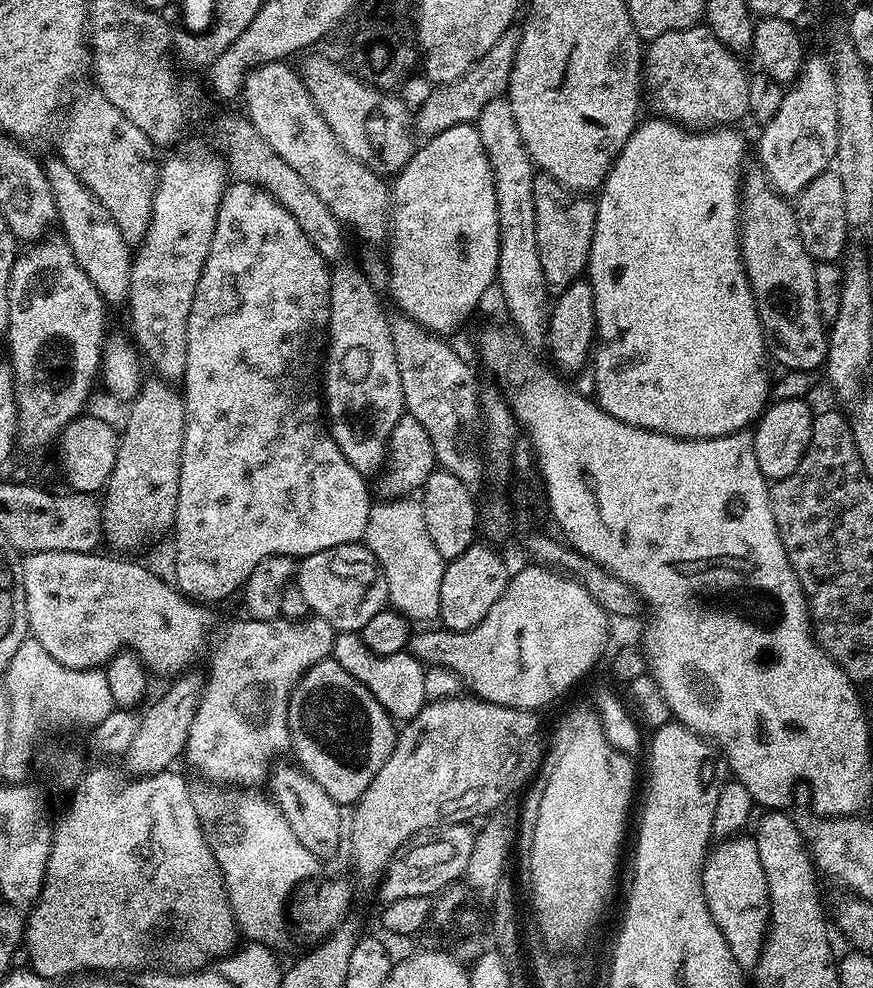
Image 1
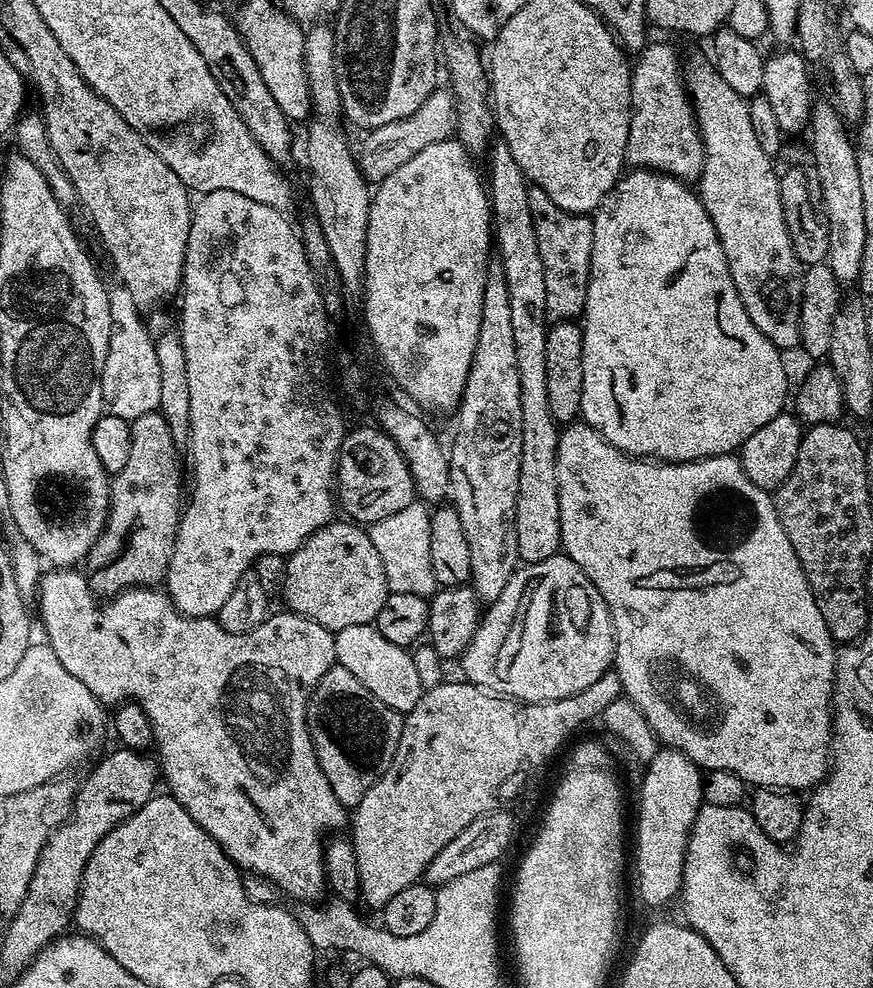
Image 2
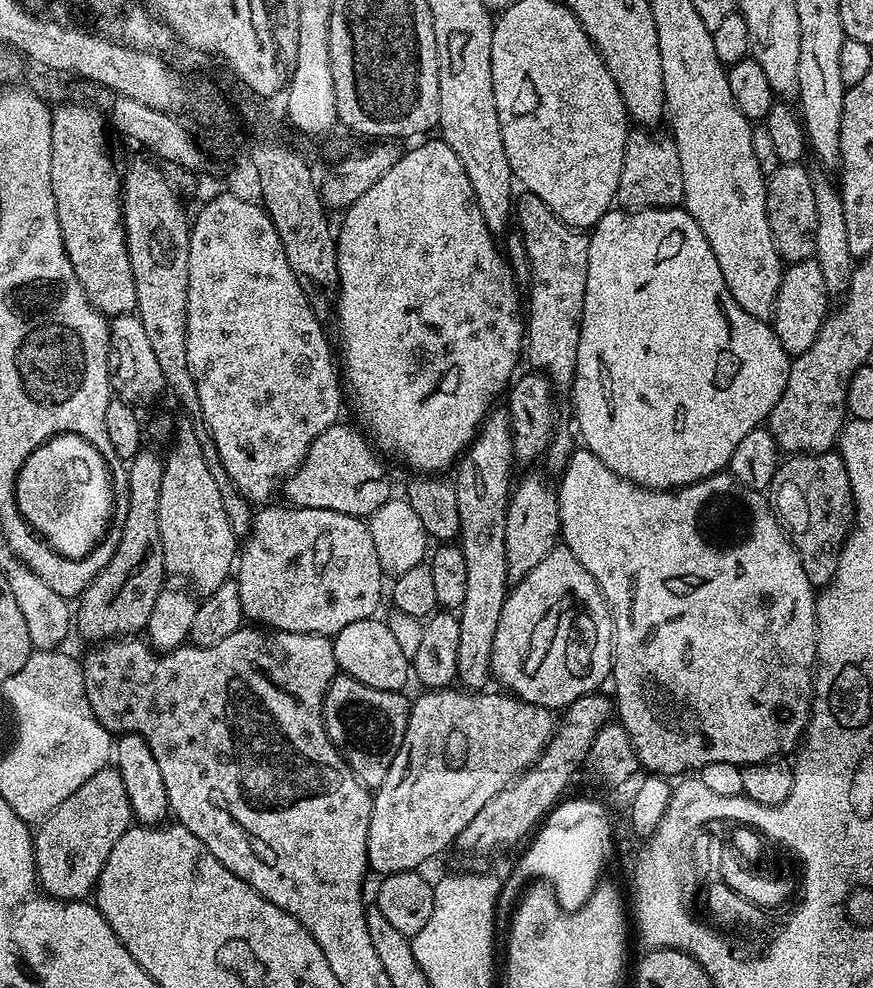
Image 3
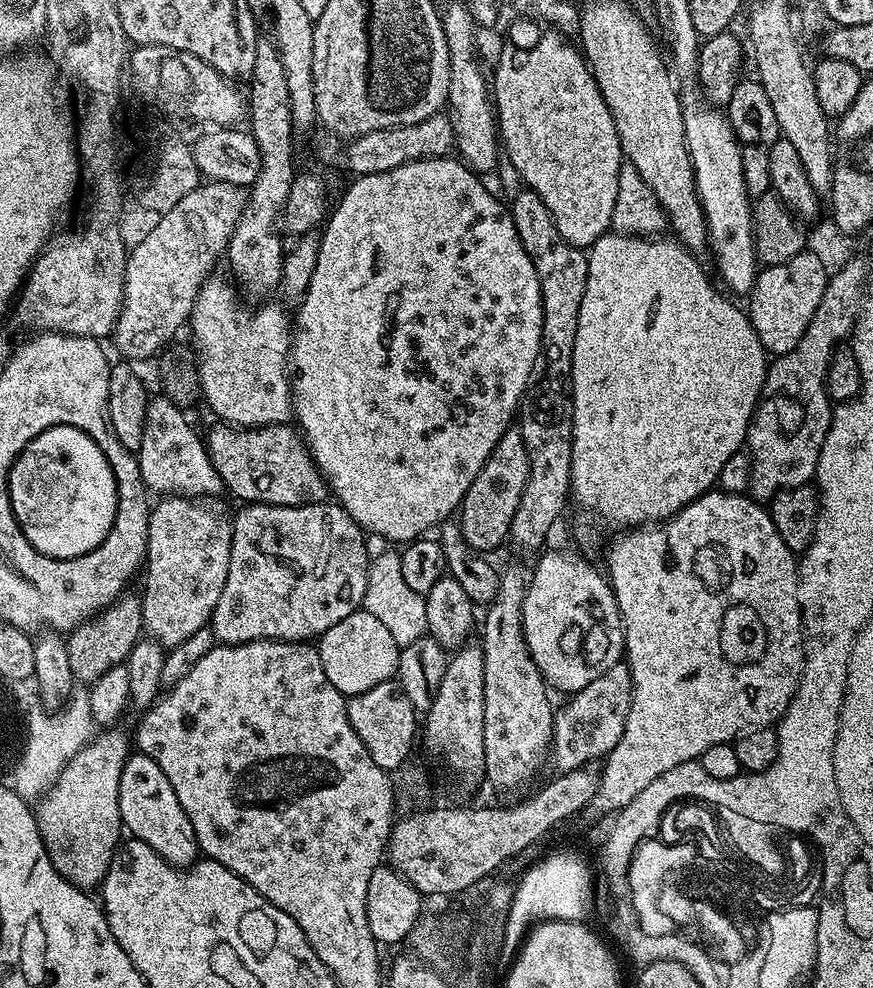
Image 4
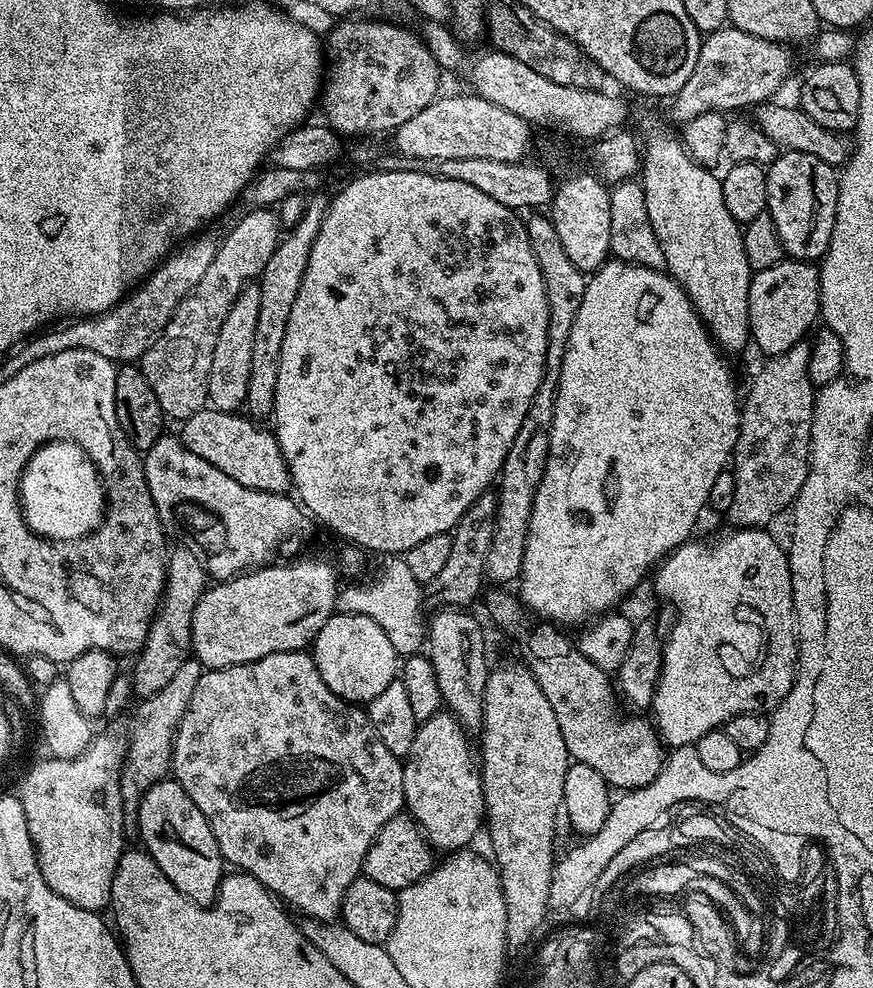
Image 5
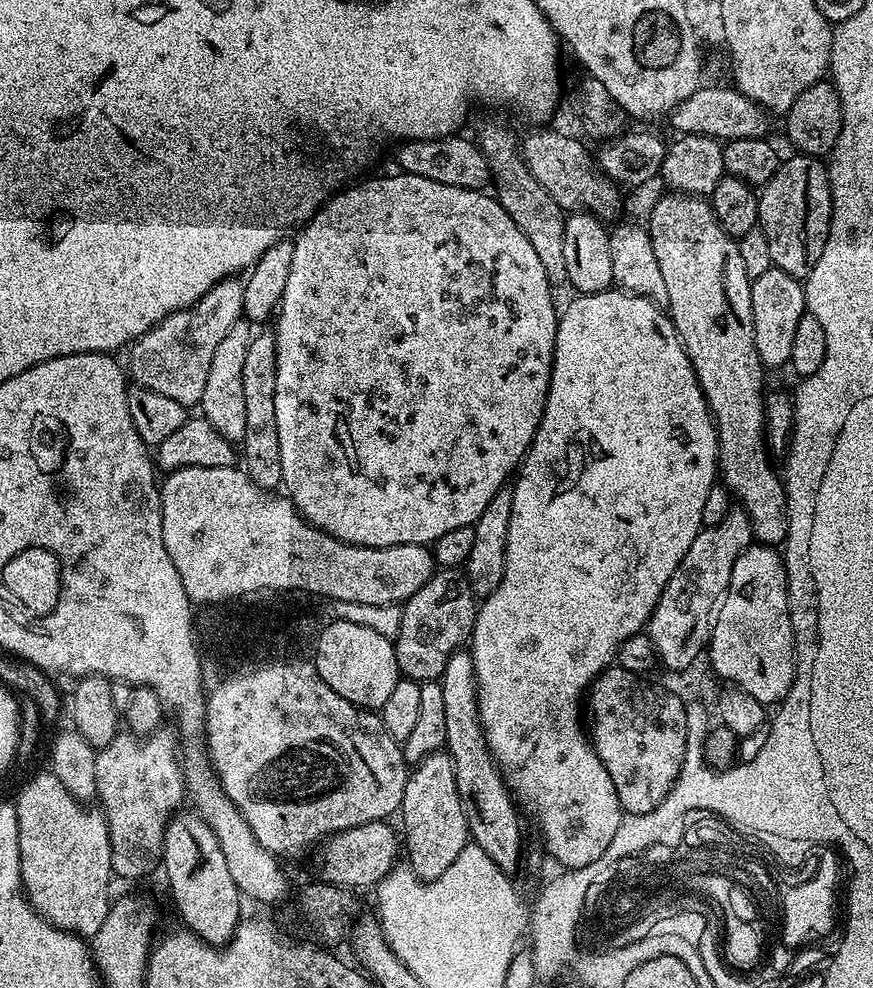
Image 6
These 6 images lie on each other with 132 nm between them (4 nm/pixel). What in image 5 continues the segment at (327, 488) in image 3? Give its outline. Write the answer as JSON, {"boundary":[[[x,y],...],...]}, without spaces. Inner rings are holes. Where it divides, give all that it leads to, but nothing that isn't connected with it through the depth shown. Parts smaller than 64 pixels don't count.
{"boundary":[[[206,406],[179,425],[178,435],[180,443],[186,446],[186,450],[190,450],[190,454],[206,458],[210,466],[218,466],[218,470],[234,478],[234,482],[242,482],[242,486],[250,490],[287,493],[292,475],[288,473],[286,458],[278,446],[276,433],[269,429],[267,432],[256,424],[259,423],[253,422],[247,415],[220,412]]]}

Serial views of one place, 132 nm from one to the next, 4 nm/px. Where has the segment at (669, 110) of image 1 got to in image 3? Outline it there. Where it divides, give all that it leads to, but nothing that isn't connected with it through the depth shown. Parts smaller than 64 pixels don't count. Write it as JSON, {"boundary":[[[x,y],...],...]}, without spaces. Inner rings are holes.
{"boundary":[[[632,130],[626,138],[622,158],[622,178],[618,178],[616,200],[625,209],[678,208],[684,202],[682,162],[678,162],[678,146],[671,135],[655,136],[652,130]]]}

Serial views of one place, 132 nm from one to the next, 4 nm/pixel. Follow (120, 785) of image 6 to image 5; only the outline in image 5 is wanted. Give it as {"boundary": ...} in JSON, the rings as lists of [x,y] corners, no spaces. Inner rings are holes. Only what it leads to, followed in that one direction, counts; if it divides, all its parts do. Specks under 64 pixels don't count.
{"boundary":[[[189,658],[182,662],[178,674],[174,674],[158,694],[139,701],[140,705],[132,716],[132,729],[126,732],[128,749],[124,755],[124,769],[120,772],[125,817],[135,817],[146,790],[169,775],[174,764],[174,745],[178,740],[180,719],[182,714],[186,714],[186,706],[190,706],[190,698],[194,698],[194,686],[198,686],[198,678],[202,678],[204,671],[199,660]]]}

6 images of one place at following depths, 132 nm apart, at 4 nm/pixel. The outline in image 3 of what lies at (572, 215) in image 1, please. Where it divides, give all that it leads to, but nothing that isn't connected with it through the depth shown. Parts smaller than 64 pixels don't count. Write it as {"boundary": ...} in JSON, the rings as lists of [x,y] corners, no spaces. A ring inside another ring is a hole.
{"boundary":[[[521,191],[514,200],[514,216],[520,225],[518,231],[526,246],[528,274],[532,290],[526,296],[526,360],[537,372],[543,372],[552,382],[553,389],[571,389],[576,379],[578,362],[578,338],[582,334],[582,306],[586,302],[586,266],[588,265],[589,233],[571,228],[552,213],[550,206],[538,198],[538,194]]]}

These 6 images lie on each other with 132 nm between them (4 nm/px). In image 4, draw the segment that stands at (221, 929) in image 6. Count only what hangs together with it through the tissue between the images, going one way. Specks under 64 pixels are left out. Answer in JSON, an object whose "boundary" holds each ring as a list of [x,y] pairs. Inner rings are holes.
{"boundary":[[[129,755],[122,766],[122,782],[118,786],[120,823],[129,837],[146,842],[164,861],[183,870],[191,868],[202,853],[198,834],[194,834],[194,826],[190,826],[190,818],[182,810],[182,802],[178,802],[178,794],[174,794],[174,786],[170,786],[164,769],[163,763],[148,756]]]}

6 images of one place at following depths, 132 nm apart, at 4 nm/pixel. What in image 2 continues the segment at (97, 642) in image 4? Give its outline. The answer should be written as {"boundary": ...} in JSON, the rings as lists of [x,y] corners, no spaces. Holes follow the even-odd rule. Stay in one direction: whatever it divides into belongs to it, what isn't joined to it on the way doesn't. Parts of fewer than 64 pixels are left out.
{"boundary":[[[158,410],[143,414],[138,419],[131,421],[132,429],[130,430],[130,455],[127,458],[126,466],[122,466],[122,470],[118,470],[111,477],[110,483],[110,510],[108,511],[108,521],[102,530],[100,537],[96,539],[96,544],[88,553],[86,561],[87,571],[90,573],[90,583],[93,592],[101,598],[114,596],[118,592],[123,592],[125,588],[139,588],[141,586],[156,586],[161,583],[168,575],[168,567],[170,566],[170,554],[176,545],[176,535],[178,534],[178,526],[180,525],[180,514],[182,511],[182,492],[180,496],[180,452],[181,449],[174,442],[174,434],[170,434],[170,426],[166,424],[166,418]]]}

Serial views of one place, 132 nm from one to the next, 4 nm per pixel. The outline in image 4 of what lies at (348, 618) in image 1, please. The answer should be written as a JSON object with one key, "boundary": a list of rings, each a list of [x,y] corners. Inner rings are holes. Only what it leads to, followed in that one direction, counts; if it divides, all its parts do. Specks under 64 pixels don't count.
{"boundary":[[[325,502],[322,504],[299,504],[298,506],[278,506],[277,504],[248,504],[241,507],[241,510],[237,516],[234,516],[232,520],[232,545],[230,546],[230,570],[226,574],[226,586],[222,586],[222,595],[218,597],[218,606],[214,606],[212,611],[212,618],[210,621],[210,627],[213,634],[216,635],[217,641],[220,644],[245,644],[246,642],[254,642],[255,640],[295,640],[297,642],[308,642],[313,638],[320,637],[323,632],[330,630],[330,626],[338,626],[338,622],[342,622],[342,618],[350,618],[350,614],[361,611],[364,595],[366,594],[366,578],[368,577],[368,565],[370,563],[370,551],[368,552],[368,544],[366,539],[366,533],[363,528],[359,528],[354,522],[354,518],[350,518],[350,514],[346,514],[346,510],[341,508],[339,504],[335,502]]]}

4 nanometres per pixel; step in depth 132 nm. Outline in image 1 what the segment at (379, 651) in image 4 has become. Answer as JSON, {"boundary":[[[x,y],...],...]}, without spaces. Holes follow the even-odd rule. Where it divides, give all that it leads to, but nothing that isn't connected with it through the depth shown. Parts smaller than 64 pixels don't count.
{"boundary":[[[341,632],[332,643],[331,659],[346,670],[354,679],[366,686],[374,698],[386,709],[396,722],[407,722],[413,720],[419,714],[424,705],[429,703],[430,697],[426,690],[426,668],[420,661],[408,653],[407,650],[398,654],[386,654],[379,656],[362,642],[359,632]]]}

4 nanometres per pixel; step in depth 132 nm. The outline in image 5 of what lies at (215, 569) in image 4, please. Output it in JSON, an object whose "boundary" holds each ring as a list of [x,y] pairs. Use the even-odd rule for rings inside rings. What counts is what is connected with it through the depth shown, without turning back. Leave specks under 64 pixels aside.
{"boundary":[[[191,547],[171,549],[168,557],[168,577],[164,579],[164,594],[160,607],[152,617],[152,625],[148,627],[148,637],[144,647],[135,657],[136,665],[130,671],[130,688],[137,697],[143,698],[158,694],[162,686],[178,674],[182,662],[190,658],[192,651],[192,619],[194,606],[198,606],[198,598],[203,594],[210,577],[204,571],[204,561]]]}

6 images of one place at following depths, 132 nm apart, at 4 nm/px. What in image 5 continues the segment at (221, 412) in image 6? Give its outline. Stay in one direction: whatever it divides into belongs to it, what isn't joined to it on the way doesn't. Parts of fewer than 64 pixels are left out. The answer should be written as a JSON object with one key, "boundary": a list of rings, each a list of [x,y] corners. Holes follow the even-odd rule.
{"boundary":[[[251,284],[243,288],[226,314],[226,322],[222,322],[222,330],[218,330],[218,342],[214,345],[214,362],[210,362],[210,378],[208,379],[208,404],[220,412],[236,412],[244,403],[250,376],[251,347],[254,346],[255,325],[258,323],[259,285]]]}

